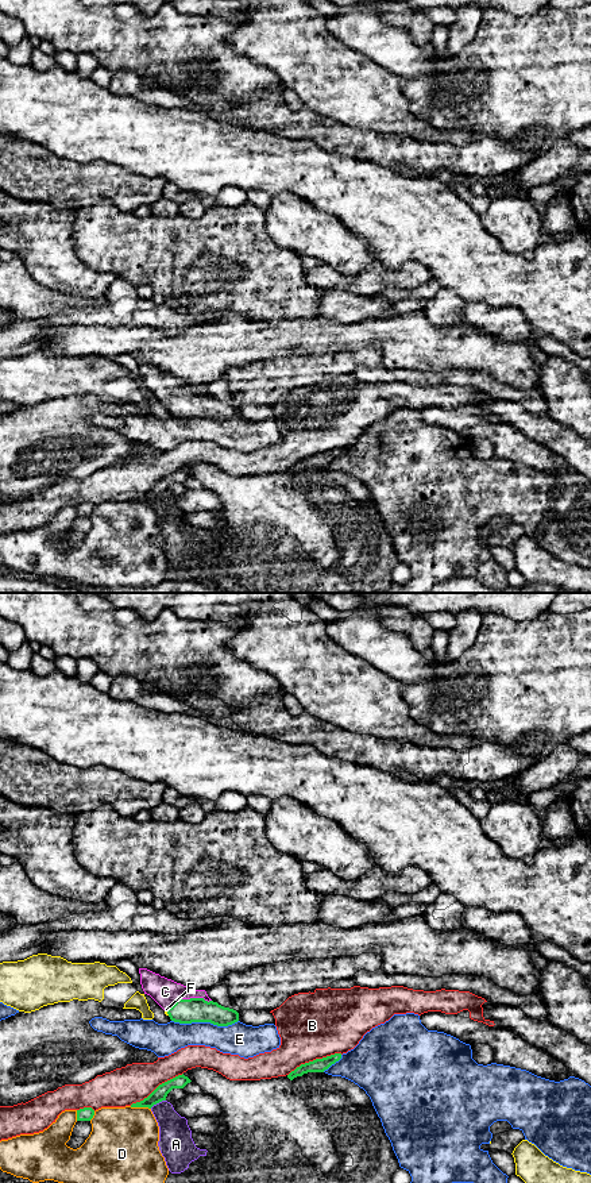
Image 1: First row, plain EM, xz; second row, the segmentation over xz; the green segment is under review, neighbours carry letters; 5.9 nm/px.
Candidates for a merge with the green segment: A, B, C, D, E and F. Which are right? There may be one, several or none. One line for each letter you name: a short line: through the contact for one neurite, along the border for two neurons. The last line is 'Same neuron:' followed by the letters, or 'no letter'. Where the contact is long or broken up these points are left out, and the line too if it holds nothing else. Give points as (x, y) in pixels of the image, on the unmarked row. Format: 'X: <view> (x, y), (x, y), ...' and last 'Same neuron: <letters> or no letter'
C: xz (190, 405), (190, 393), (177, 393), (165, 386)
Same neuron: C

